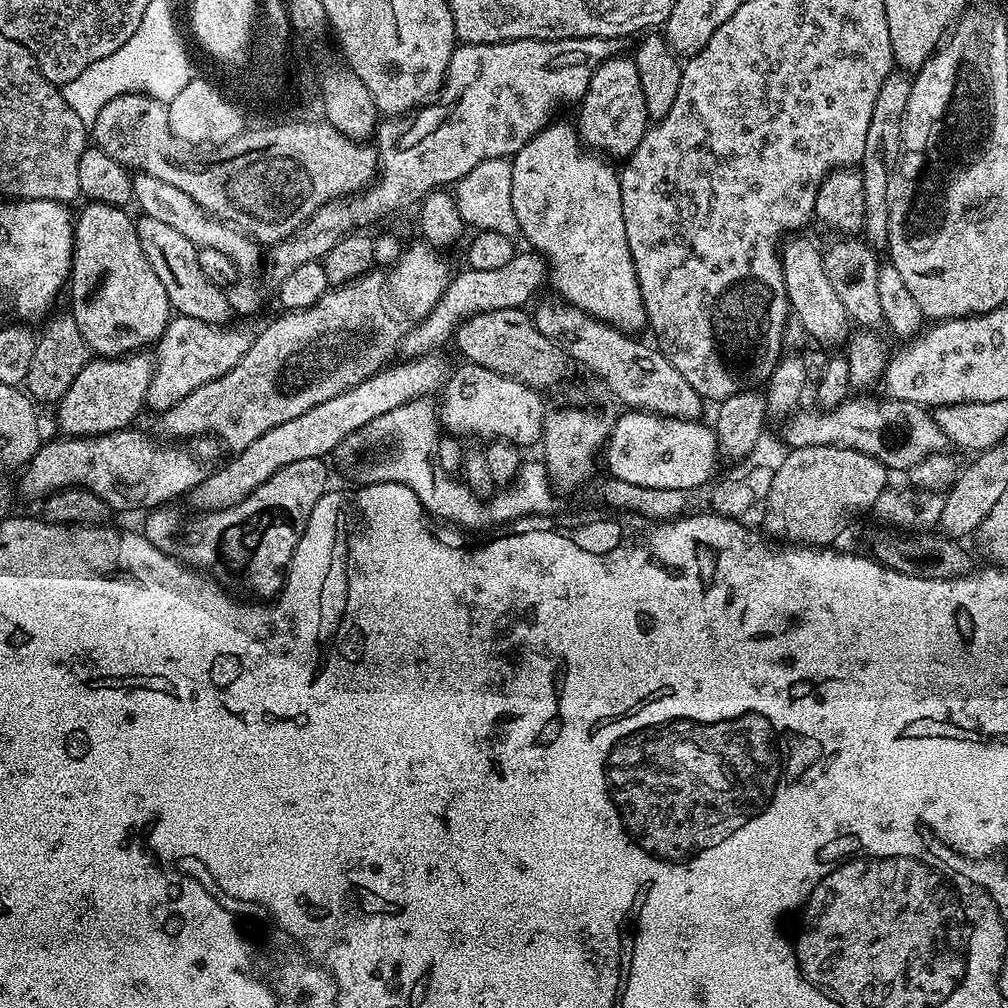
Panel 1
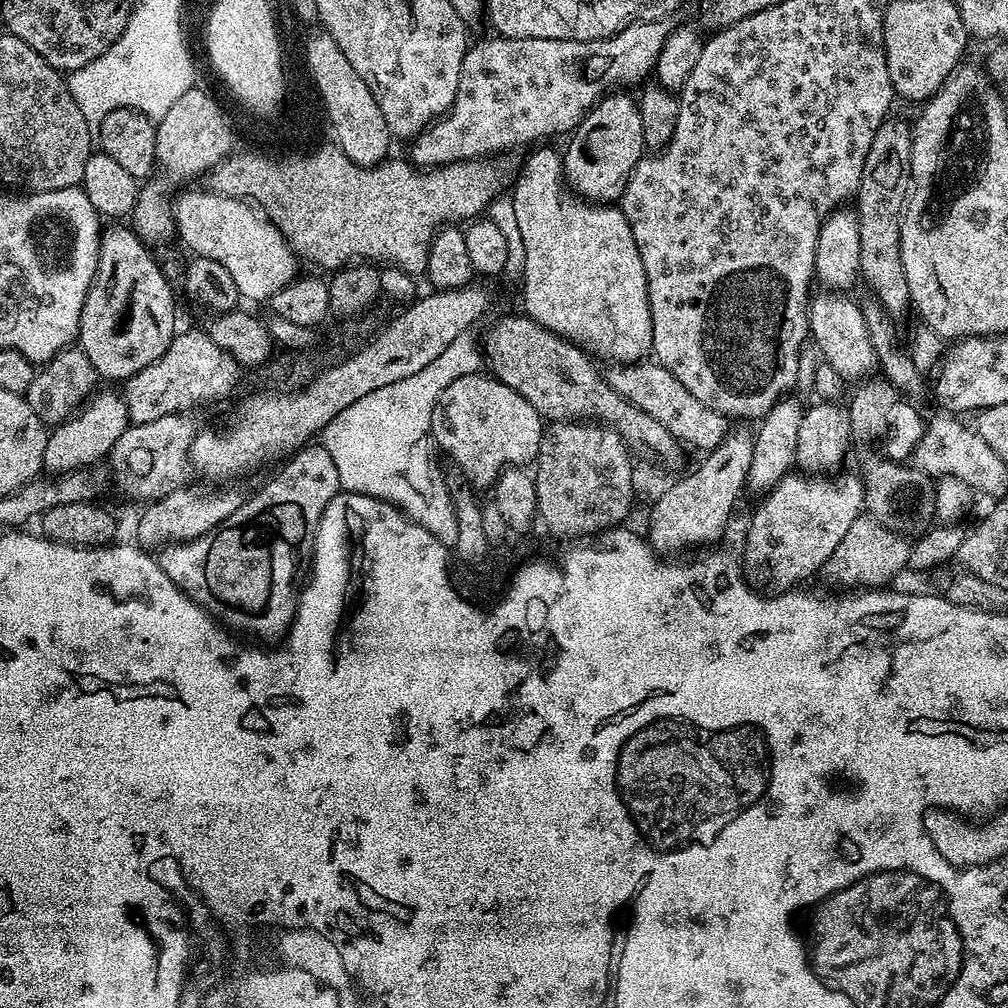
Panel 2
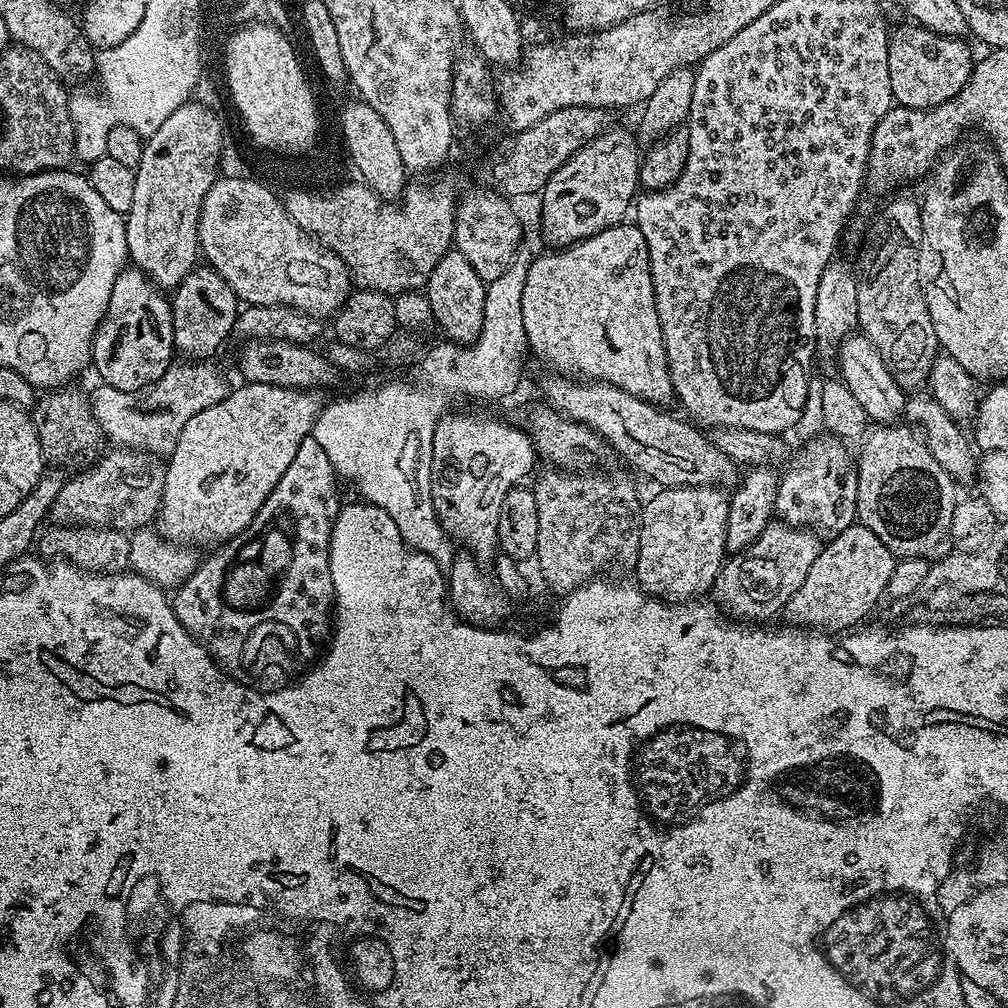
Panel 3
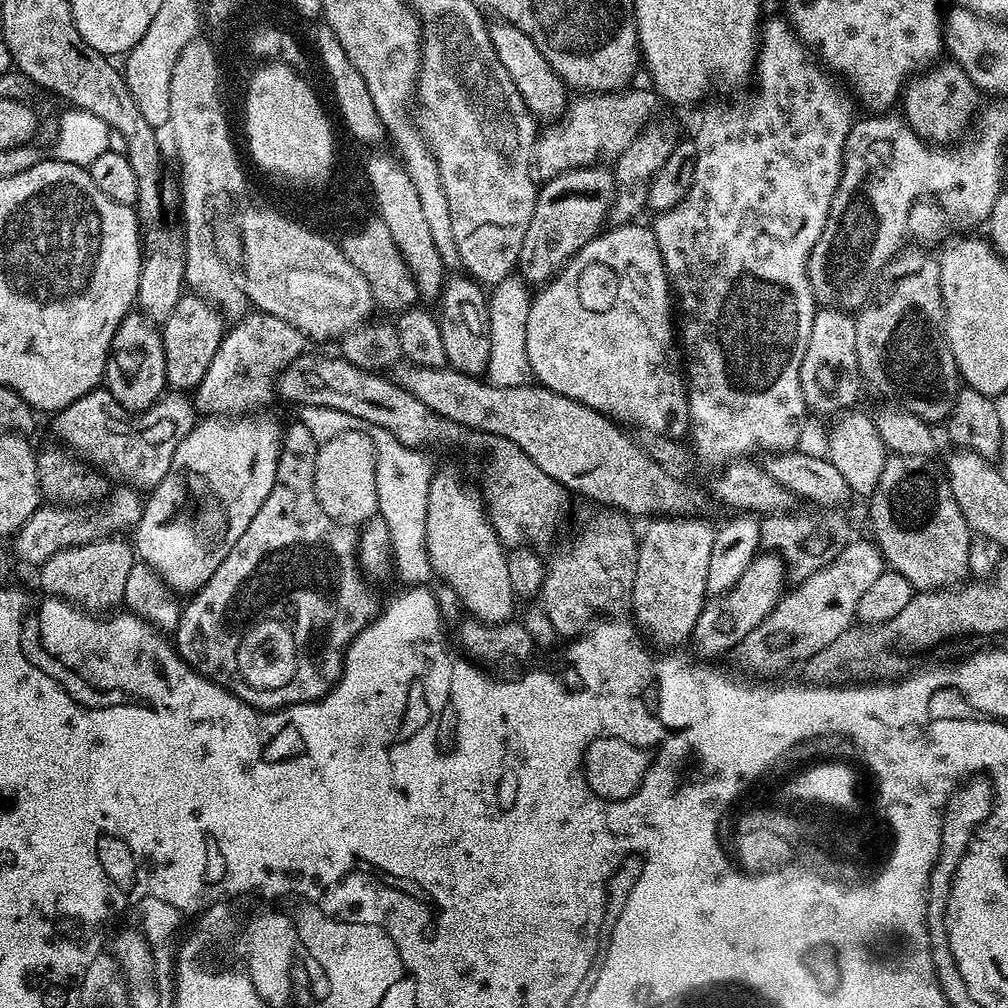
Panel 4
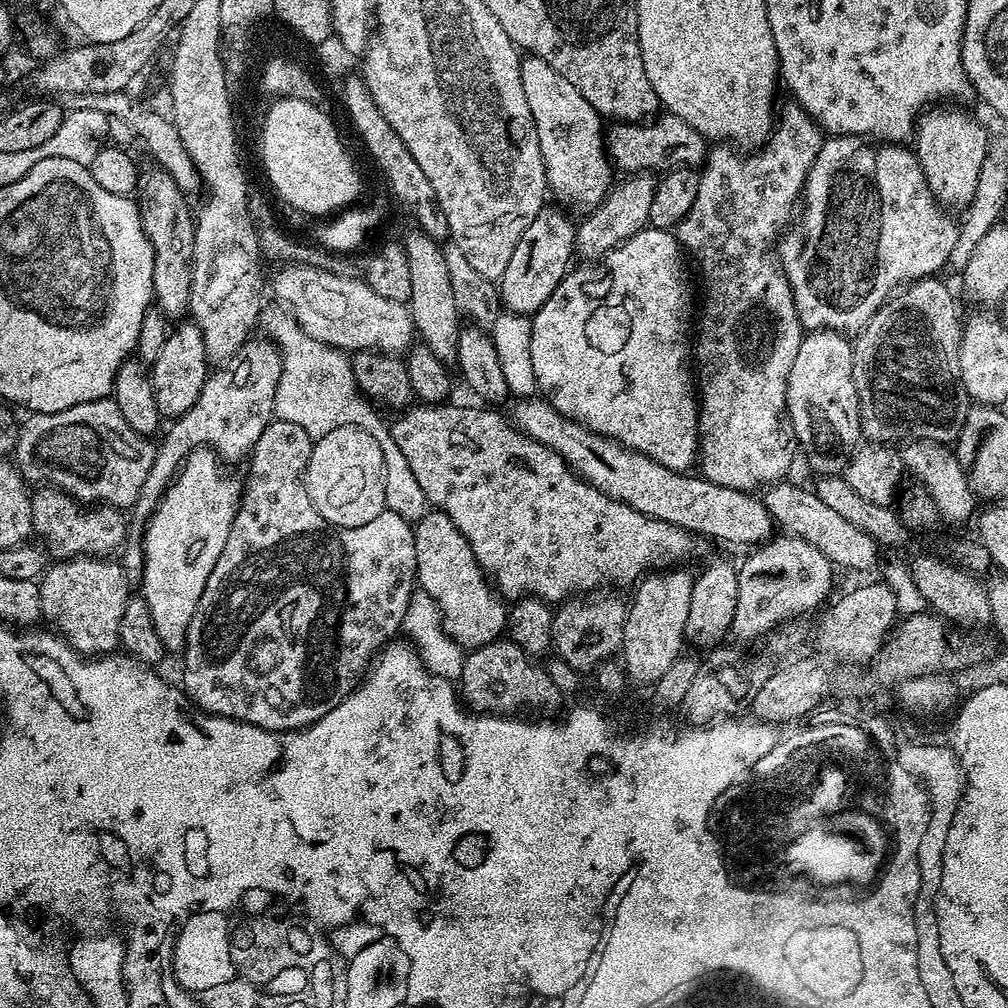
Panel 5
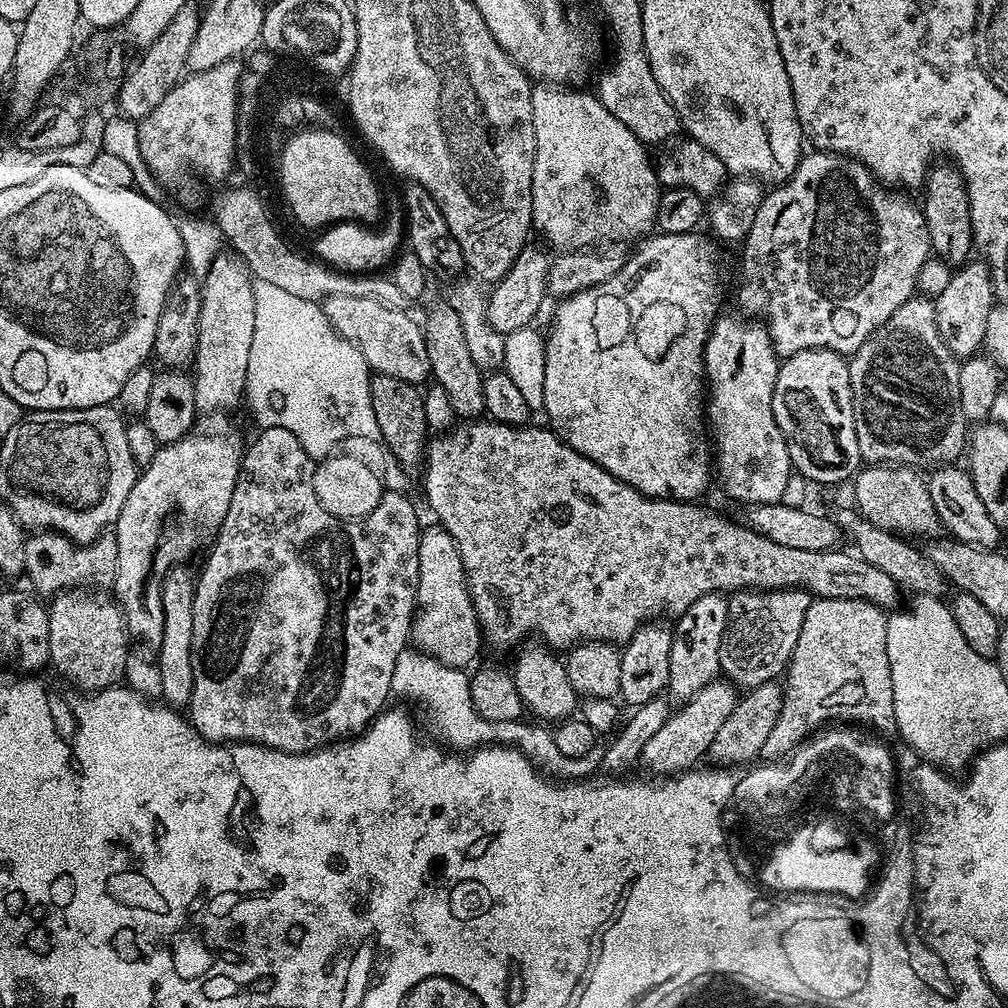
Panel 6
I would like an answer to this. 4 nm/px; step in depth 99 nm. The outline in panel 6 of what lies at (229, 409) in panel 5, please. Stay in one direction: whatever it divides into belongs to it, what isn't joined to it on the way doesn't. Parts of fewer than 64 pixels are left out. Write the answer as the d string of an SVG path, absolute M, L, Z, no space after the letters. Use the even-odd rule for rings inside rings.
M193 430L186 433L181 440L175 440L169 444L161 444L157 447L154 458L137 475L134 486L126 498L126 506L122 506L122 514L118 514L114 525L114 535L118 542L118 570L114 581L115 599L118 601L121 612L124 613L124 627L133 641L141 640L144 644L159 645L162 634L164 633L164 578L173 571L172 568L179 560L187 558L191 552L196 552L200 547L207 545L210 538L215 537L220 531L222 522L226 518L226 510L230 510L230 498L234 498L234 486L238 482L240 473L240 459L244 457L245 441L240 441L240 436L236 432L199 432Z

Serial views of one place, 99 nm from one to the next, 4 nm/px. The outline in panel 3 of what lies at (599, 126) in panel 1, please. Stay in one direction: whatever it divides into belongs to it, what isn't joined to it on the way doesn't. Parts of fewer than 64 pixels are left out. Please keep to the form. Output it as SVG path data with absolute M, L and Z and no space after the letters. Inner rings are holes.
M605 127L593 140L587 140L568 161L558 170L554 170L552 177L546 182L546 186L539 193L540 200L540 232L548 246L557 249L567 248L569 244L575 244L578 240L585 240L594 234L598 234L607 228L613 228L616 224L629 215L640 188L640 157L638 140L624 128Z

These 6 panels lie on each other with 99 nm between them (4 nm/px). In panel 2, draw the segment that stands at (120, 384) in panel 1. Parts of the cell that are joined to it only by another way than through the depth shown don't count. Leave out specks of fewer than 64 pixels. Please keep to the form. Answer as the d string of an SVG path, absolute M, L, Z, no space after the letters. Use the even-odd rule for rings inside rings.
M97 391L77 408L70 419L63 420L49 431L43 471L61 476L63 472L77 472L80 468L99 465L99 460L111 453L114 442L122 438L129 426L128 407L123 395L119 391Z

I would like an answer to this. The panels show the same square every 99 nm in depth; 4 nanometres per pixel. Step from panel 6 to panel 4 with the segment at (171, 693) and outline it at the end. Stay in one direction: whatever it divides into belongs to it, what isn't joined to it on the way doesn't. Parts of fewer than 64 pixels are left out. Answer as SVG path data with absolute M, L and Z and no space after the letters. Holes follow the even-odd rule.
M257 410L243 416L210 416L201 419L192 427L190 434L186 434L186 438L178 442L178 450L174 450L174 462L170 462L170 474L166 474L166 478L162 478L162 482L158 482L158 486L147 493L144 513L134 529L134 535L136 535L134 551L143 563L149 564L168 583L173 592L191 594L202 586L206 586L206 582L210 582L214 570L218 570L218 566L222 566L222 561L226 559L226 554L234 550L234 542L238 542L238 538L246 534L246 526L254 522L254 514L262 510L262 502L266 502L270 490L276 485L276 471L282 443L282 424L279 424L274 417L267 416L266 413L267 411Z

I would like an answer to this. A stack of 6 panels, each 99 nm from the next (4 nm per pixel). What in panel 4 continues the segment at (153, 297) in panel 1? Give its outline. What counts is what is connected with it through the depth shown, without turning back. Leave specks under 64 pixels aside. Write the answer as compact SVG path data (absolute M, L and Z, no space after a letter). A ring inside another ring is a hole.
M139 311L129 312L112 339L103 383L109 394L127 412L138 413L145 412L150 406L156 404L157 400L164 395L167 382L166 354L161 329Z

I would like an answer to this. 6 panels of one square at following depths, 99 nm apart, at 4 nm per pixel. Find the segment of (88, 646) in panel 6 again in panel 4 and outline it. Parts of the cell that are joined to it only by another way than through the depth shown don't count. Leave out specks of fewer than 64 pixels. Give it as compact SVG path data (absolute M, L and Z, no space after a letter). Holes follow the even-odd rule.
M124 538L95 540L82 546L58 550L53 556L46 558L46 562L38 568L40 584L49 596L69 601L86 612L104 614L123 605L126 578L137 560L133 545L129 541L127 544Z

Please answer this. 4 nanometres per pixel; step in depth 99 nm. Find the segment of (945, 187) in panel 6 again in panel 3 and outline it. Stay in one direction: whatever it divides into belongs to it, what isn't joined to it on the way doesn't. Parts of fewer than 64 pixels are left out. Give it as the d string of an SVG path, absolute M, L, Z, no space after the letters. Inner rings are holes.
M911 26L900 28L891 33L888 42L888 69L890 70L890 90L892 99L901 108L933 108L954 100L964 89L972 73L974 55L968 49L967 39L959 36L943 36L938 32L931 32L928 28Z

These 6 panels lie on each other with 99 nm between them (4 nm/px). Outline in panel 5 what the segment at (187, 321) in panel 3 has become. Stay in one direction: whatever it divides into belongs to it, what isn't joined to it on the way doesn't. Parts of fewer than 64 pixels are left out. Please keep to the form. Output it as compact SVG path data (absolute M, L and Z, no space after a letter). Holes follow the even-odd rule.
M180 322L169 331L166 342L162 342L162 351L158 354L158 362L150 366L152 385L154 386L154 402L158 404L161 417L175 418L186 414L194 402L198 402L198 394L206 382L210 371L210 361L206 354L206 346L202 342L202 330L191 322Z

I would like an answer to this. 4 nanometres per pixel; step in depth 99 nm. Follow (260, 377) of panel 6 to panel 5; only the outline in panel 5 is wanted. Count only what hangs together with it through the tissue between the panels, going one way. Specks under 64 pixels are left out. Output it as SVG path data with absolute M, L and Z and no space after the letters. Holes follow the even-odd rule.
M275 306L263 313L263 327L268 327L267 335L271 337L282 356L282 372L278 378L278 388L276 390L276 410L275 415L283 418L286 422L294 422L294 426L302 426L309 436L320 437L320 428L334 430L336 420L340 420L340 426L350 427L359 425L368 416L369 405L365 397L361 395L356 387L356 379L352 373L352 361L339 348L330 348L327 344L318 342L310 338L301 328L296 317L283 307Z

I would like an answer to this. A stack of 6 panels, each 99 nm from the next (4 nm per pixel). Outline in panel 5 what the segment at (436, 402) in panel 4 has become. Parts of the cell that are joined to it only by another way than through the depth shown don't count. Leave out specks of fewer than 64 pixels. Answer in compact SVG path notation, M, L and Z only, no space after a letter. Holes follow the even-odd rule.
M520 398L512 408L511 423L519 432L557 452L577 476L610 498L646 514L685 528L697 537L709 536L724 544L759 546L772 539L774 521L761 499L705 480L703 475L675 472L625 444L600 436L578 421L563 416L543 398Z

